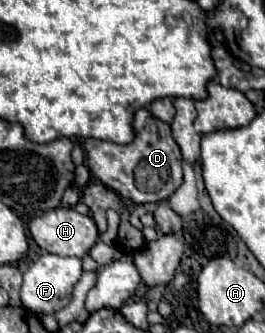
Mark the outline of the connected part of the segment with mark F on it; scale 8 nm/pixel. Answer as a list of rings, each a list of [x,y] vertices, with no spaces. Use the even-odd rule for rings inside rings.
[[[41,254],[23,274],[21,302],[25,308],[39,314],[53,314],[65,308],[71,300],[71,292],[83,274],[83,258],[63,258],[57,254]]]

